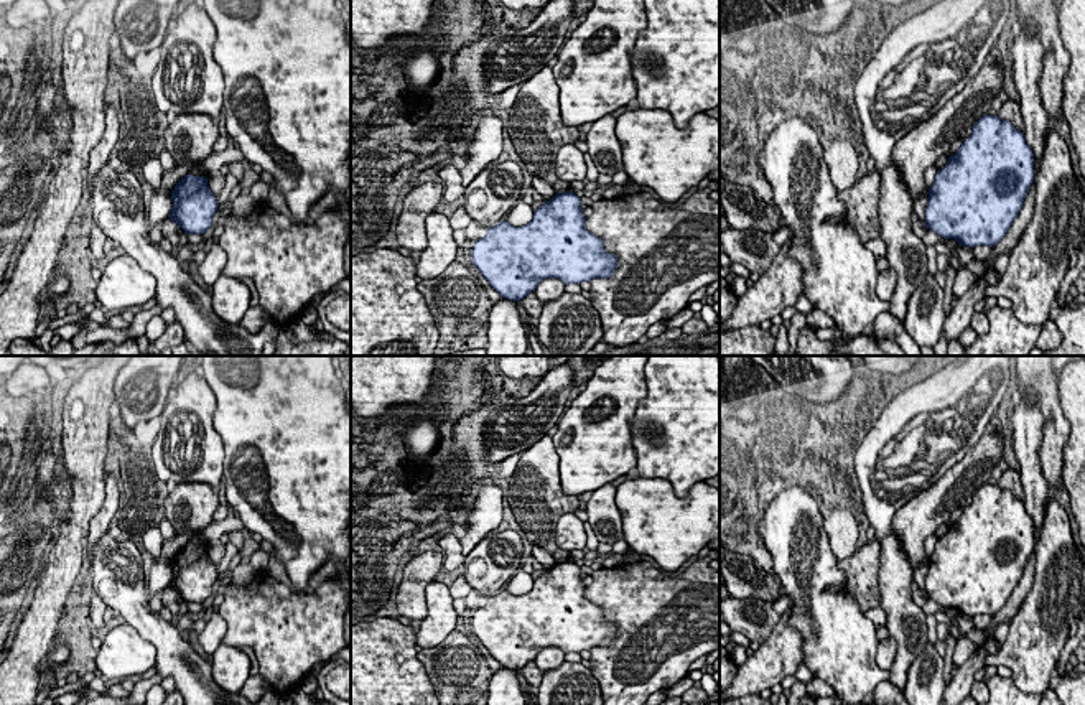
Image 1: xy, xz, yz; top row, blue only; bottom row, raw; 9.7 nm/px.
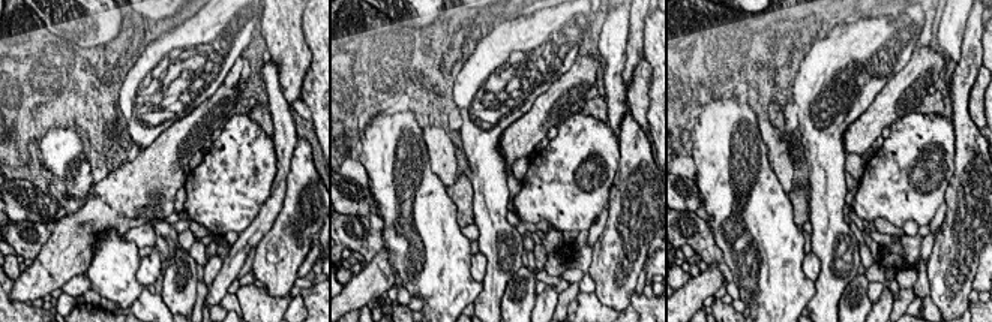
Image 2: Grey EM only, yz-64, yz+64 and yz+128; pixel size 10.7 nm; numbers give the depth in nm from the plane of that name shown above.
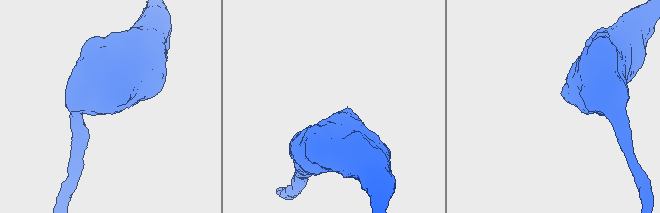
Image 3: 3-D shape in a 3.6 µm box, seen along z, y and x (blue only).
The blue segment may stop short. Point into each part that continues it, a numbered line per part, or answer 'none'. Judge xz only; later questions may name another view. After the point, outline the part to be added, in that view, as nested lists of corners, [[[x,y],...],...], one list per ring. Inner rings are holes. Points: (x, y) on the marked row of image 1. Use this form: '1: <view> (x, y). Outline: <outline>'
none

